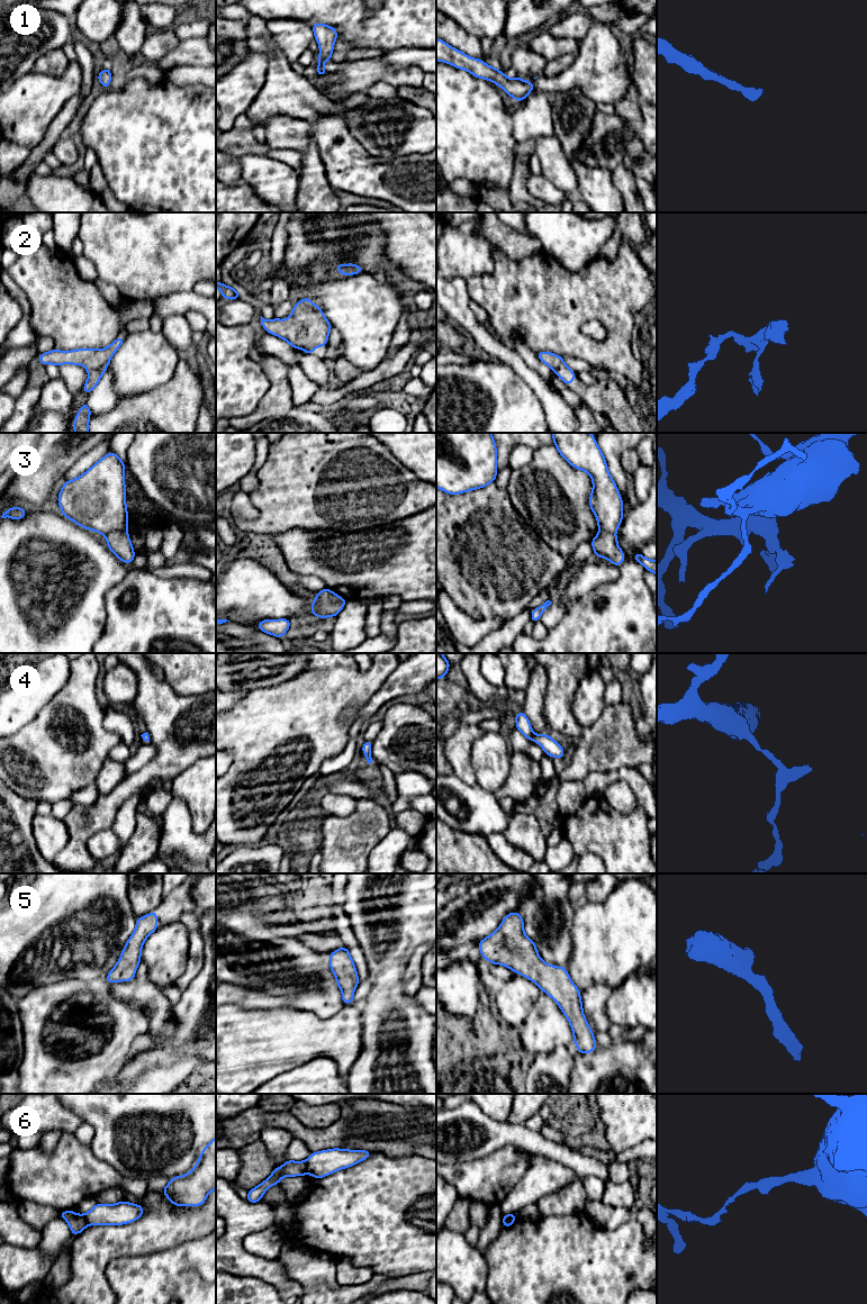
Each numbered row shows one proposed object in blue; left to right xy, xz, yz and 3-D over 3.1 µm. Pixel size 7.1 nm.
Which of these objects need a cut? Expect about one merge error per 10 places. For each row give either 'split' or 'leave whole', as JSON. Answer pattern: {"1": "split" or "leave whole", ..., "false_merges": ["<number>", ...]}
{"1": "leave whole", "2": "leave whole", "3": "split", "4": "leave whole", "5": "leave whole", "6": "split", "false_merges": ["3", "6"]}

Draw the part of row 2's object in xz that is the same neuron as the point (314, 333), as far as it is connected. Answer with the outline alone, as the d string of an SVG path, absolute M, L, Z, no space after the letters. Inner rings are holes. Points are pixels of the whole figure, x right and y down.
M307 297L293 305L289 318L274 317L267 320L261 316L261 325L267 333L282 338L293 348L300 348L308 354L313 354L316 347L327 346L332 327L323 310Z

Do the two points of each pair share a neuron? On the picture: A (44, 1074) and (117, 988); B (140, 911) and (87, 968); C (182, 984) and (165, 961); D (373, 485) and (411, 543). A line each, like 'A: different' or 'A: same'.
A: different
B: different
C: different
D: different

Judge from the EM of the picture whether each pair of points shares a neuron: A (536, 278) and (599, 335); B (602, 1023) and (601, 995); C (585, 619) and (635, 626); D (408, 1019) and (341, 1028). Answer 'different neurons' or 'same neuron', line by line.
A: different neurons
B: same neuron
C: same neuron
D: different neurons

